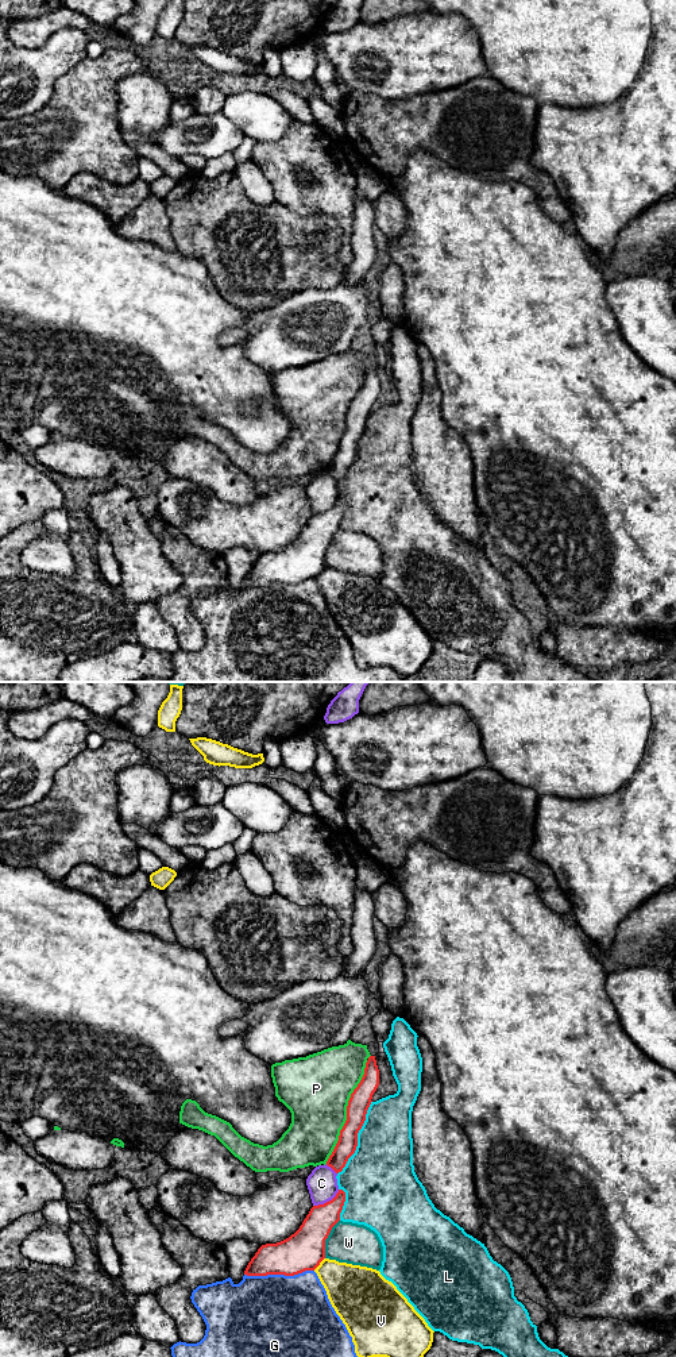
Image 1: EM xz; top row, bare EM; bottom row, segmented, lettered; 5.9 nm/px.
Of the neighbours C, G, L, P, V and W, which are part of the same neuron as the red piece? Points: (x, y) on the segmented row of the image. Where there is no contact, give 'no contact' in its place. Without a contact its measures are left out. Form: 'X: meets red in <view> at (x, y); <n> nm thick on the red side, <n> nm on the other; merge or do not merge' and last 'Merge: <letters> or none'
C: meets red in xz at (327, 1202); 190 nm thick on the red side, 180 nm on the other; do not merge
G: meets red in xz at (278, 1273); 240 nm thick on the red side, 500 nm on the other; do not merge
L: meets red in xz at (356, 1137); 130 nm thick on the red side, 400 nm on the other; do not merge
P: meets red in xz at (347, 1111); 130 nm thick on the red side, 400 nm on the other; do not merge
V: meets red in xz at (319, 1264); 240 nm thick on the red side, 300 nm on the other; do not merge
W: meets red in xz at (327, 1237); 240 nm thick on the red side, 240 nm on the other; do not merge
Merge: none

